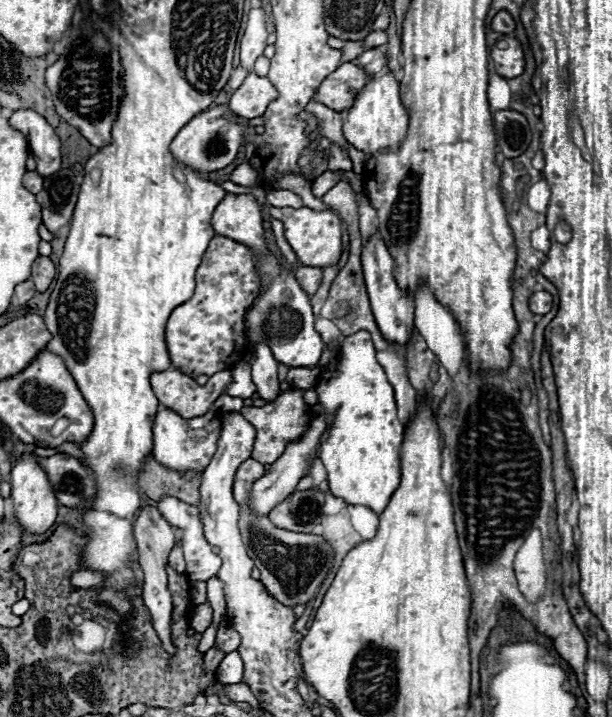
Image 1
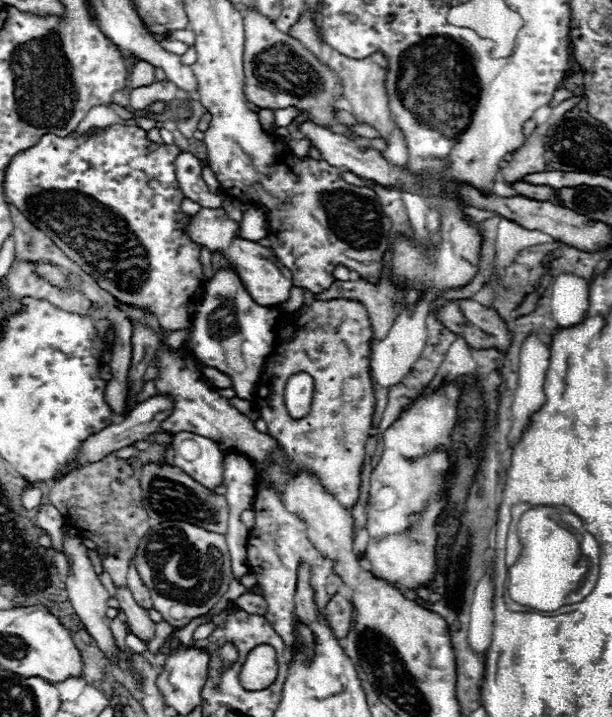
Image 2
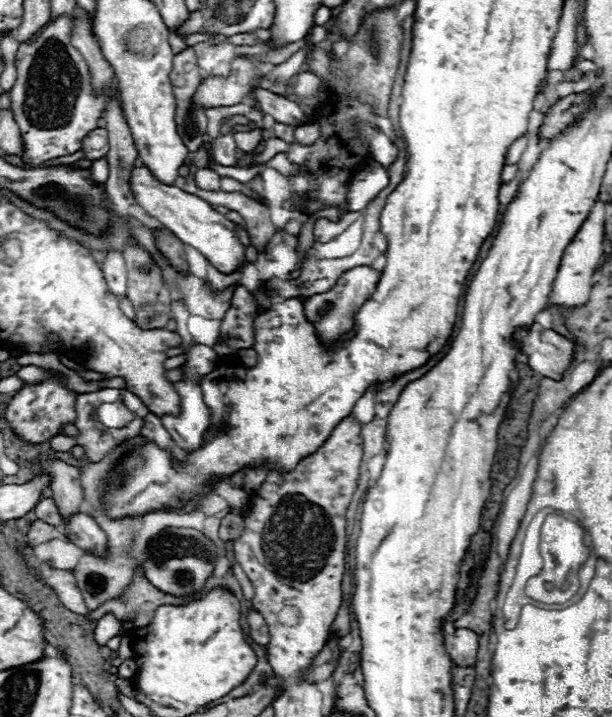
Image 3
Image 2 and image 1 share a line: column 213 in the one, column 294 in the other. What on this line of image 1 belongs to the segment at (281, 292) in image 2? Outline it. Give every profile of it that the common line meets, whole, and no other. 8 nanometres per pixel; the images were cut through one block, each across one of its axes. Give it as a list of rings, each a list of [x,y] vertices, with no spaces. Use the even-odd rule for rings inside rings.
[[[264,206],[266,212],[276,218],[282,220],[284,228],[286,228],[286,240],[292,246],[292,250],[296,252],[298,260],[304,266],[316,266],[316,268],[326,268],[330,264],[334,264],[340,258],[340,250],[342,250],[342,220],[340,216],[332,210],[312,210],[312,208],[274,208],[274,206]]]

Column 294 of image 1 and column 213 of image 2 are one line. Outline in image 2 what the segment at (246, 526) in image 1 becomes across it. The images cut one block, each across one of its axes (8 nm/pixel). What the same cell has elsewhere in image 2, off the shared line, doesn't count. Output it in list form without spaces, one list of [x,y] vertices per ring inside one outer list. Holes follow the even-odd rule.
[[[188,522],[154,524],[136,548],[134,566],[150,590],[154,608],[176,628],[184,628],[192,618],[206,614],[226,594],[228,580],[232,578],[224,536],[190,526]]]

